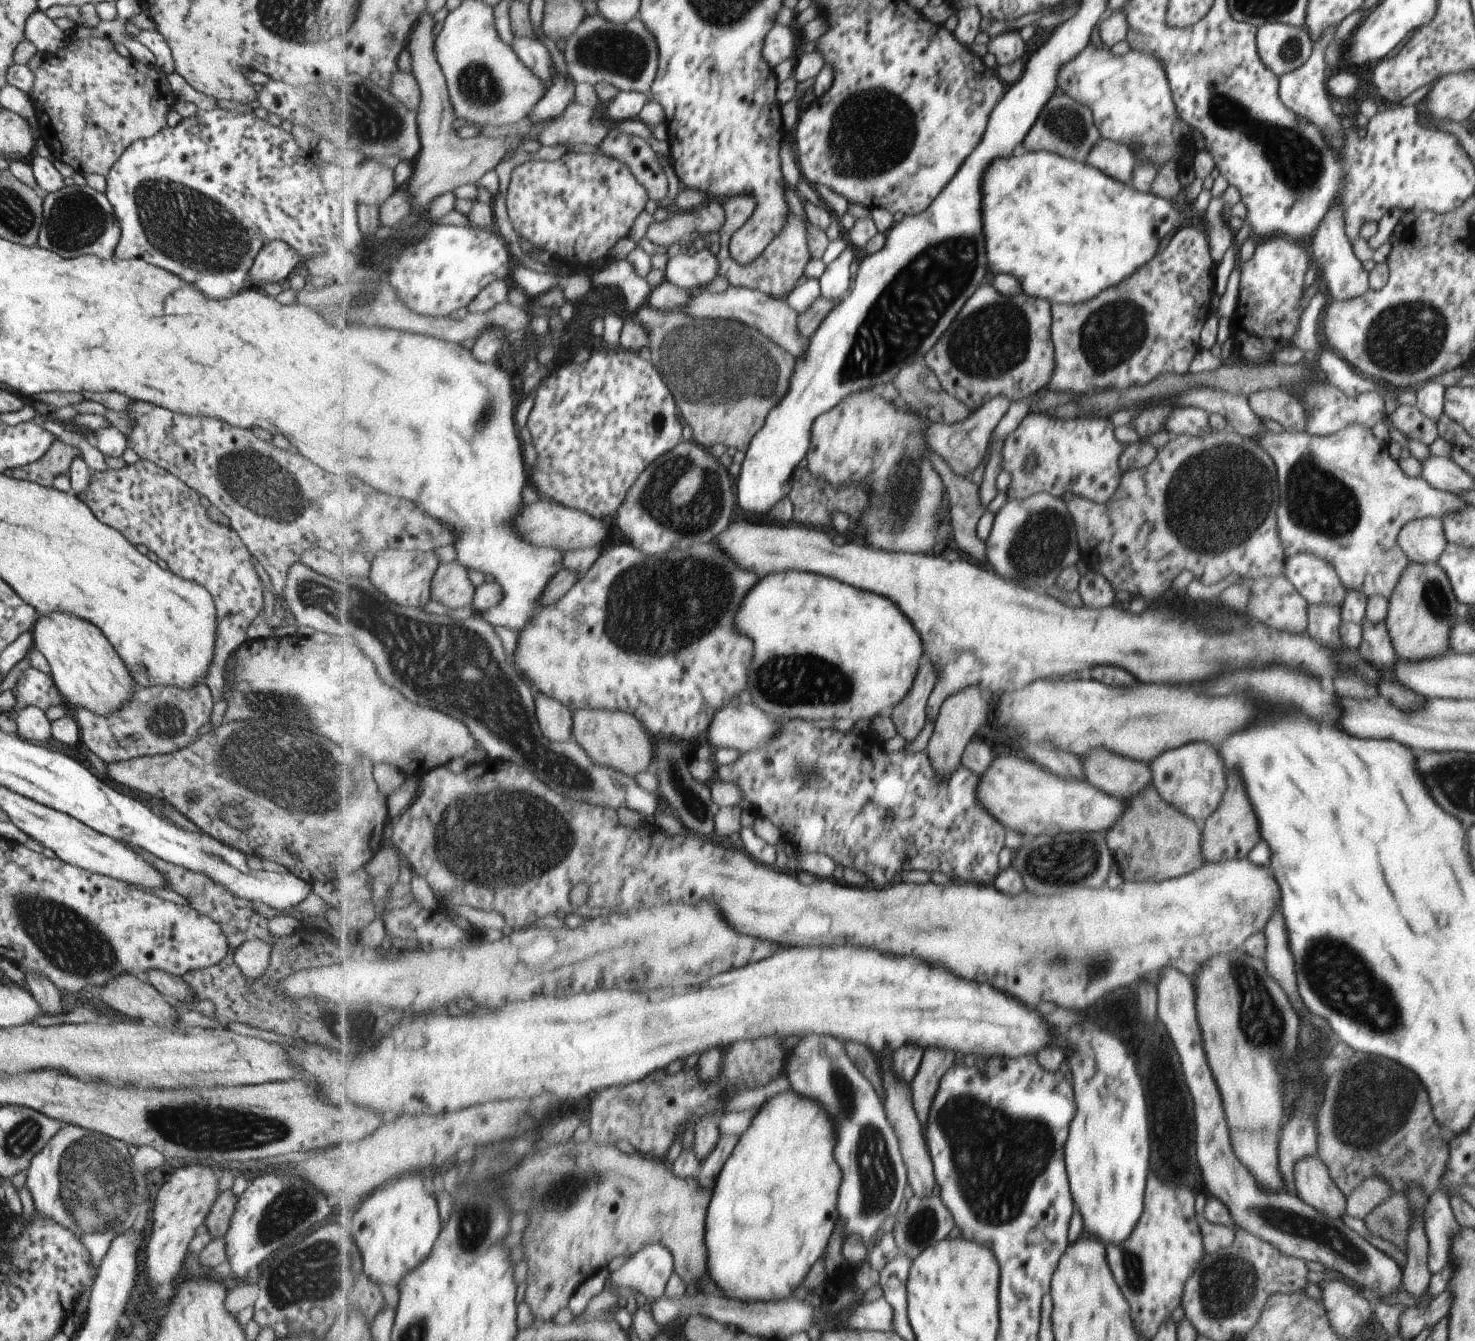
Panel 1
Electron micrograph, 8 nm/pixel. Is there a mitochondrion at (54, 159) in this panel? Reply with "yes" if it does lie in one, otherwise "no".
no

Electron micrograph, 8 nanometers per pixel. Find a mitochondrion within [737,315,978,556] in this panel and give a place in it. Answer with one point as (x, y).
(892, 517)

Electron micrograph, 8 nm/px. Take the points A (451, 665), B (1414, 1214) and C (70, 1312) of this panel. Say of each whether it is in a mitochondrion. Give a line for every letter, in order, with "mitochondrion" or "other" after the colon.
A: mitochondrion
B: other
C: other

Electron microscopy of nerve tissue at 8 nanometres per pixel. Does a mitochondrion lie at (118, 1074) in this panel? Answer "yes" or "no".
no

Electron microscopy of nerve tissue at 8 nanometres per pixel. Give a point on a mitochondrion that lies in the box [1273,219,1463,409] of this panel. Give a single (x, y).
(1404, 337)

